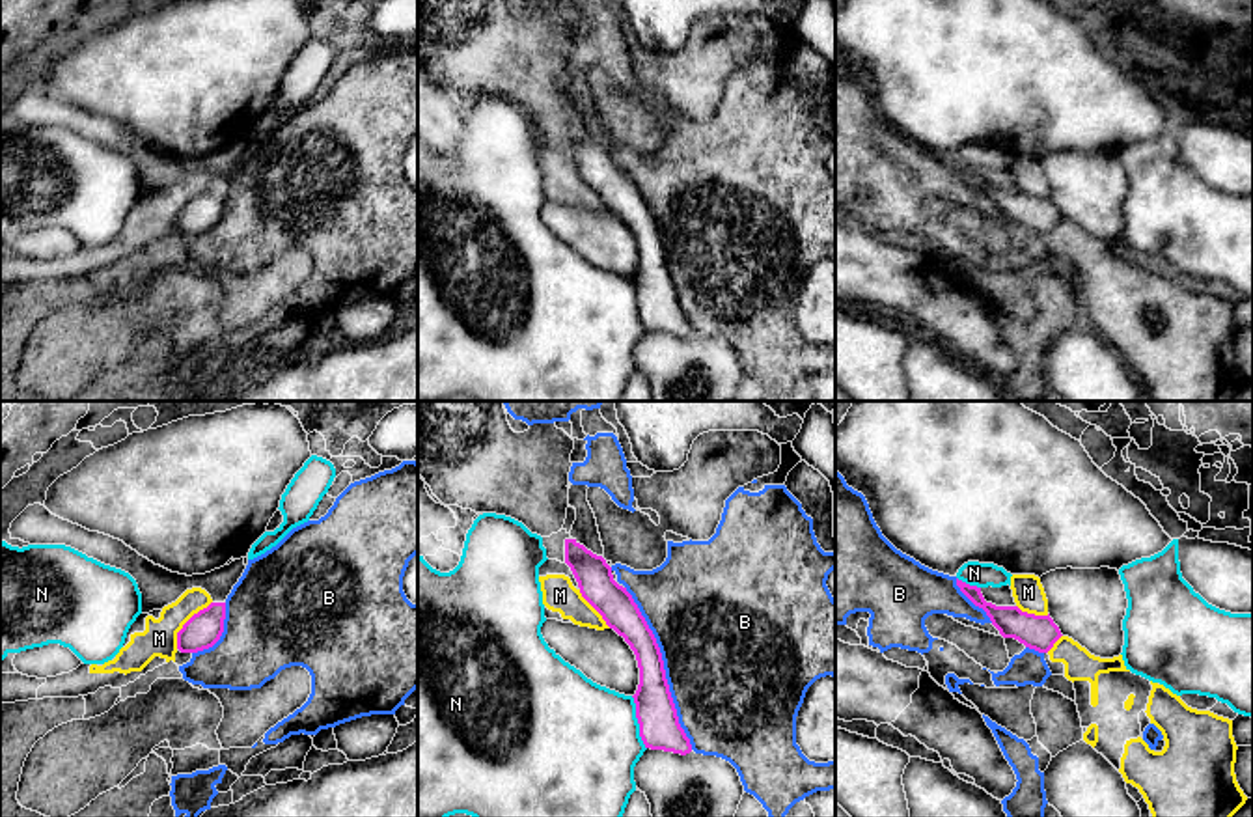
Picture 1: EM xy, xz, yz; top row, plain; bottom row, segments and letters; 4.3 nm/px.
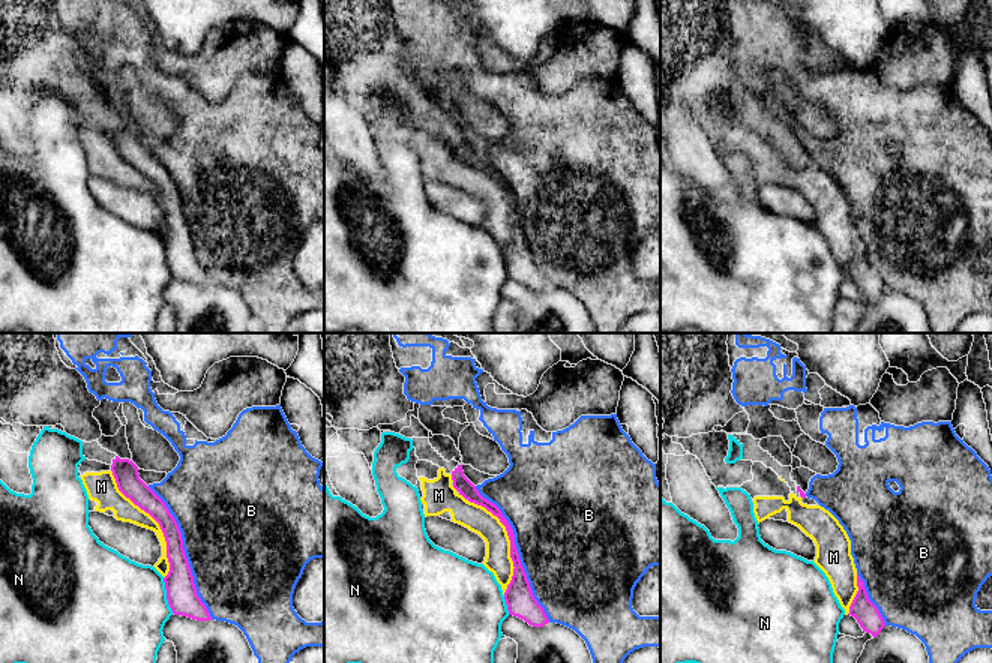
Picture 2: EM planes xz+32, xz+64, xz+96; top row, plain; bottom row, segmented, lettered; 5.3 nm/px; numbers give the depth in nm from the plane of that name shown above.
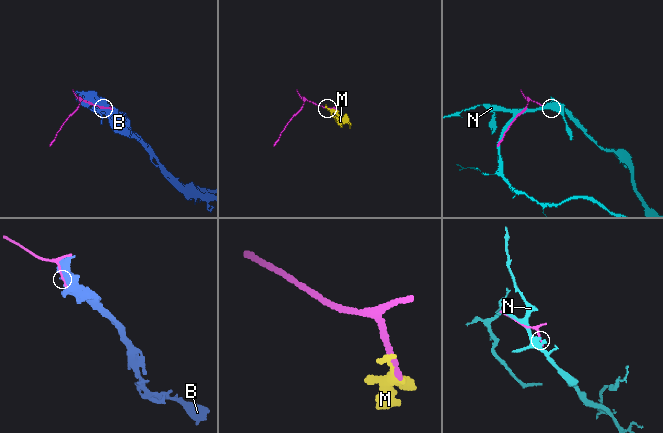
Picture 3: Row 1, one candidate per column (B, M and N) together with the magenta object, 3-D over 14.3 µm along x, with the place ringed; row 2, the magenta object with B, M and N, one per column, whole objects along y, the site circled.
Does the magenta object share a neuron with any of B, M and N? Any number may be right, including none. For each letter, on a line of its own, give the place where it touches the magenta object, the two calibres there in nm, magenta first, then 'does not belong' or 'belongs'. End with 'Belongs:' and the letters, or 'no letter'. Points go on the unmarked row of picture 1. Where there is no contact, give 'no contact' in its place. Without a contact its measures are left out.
B: xz (662, 250) | 180/480 nm | does not belong
M: xy (185, 206) | 160/150 nm | belongs
N: xz (638, 304) | 180/480 nm | does not belong
Belongs: M

